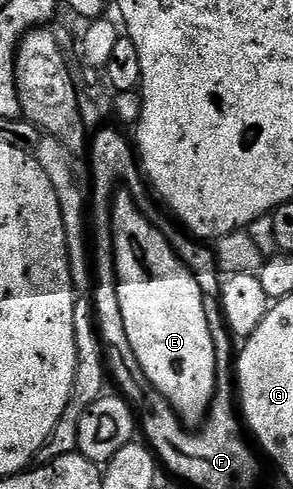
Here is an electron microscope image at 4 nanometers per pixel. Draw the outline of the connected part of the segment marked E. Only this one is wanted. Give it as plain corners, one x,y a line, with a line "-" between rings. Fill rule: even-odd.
115,191
110,225
114,231
114,267
118,274
120,314
124,314
124,330
128,330
128,342
132,346
137,371
146,375
147,382
154,387
151,389
174,409
175,417
186,423
183,425
201,425
209,413
218,385
216,346
208,326
207,299
202,295
202,287
186,269
168,238
156,230
153,219
135,206
129,192

